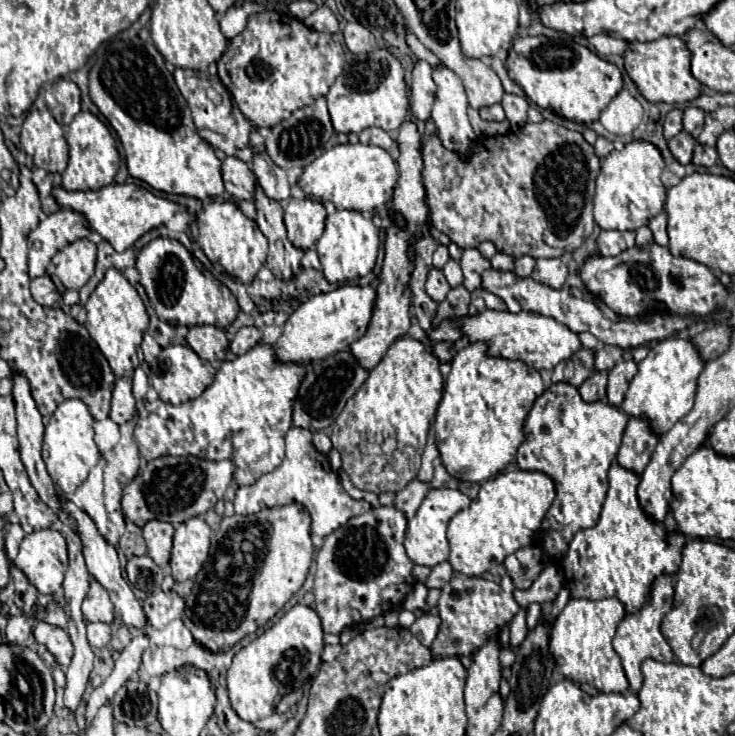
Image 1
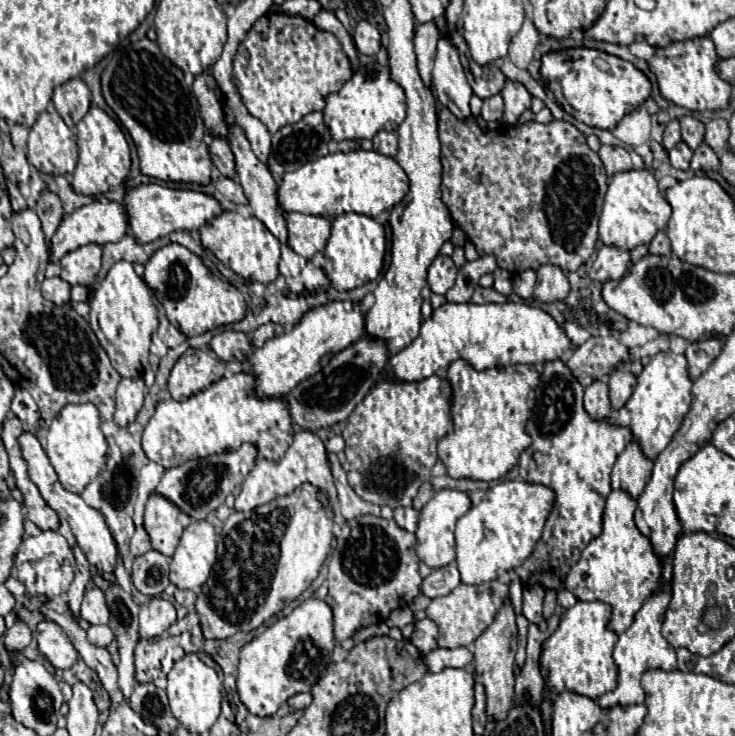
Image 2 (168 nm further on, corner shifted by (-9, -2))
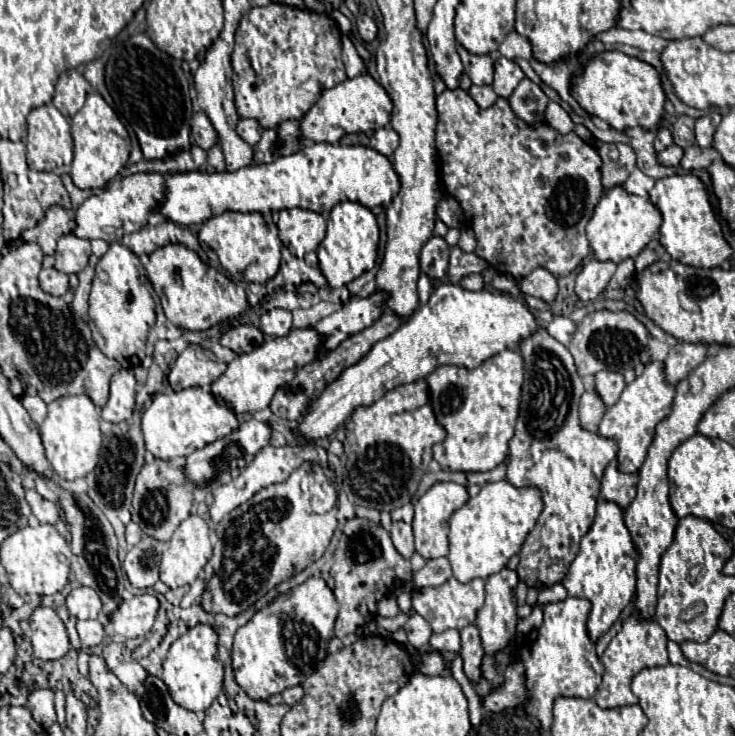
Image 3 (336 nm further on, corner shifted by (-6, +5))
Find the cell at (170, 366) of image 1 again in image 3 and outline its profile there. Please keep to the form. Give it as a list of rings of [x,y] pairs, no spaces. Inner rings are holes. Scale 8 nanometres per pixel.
[[[190,345],[176,358],[168,380],[170,386],[174,388],[174,392],[184,390],[184,388],[192,388],[192,386],[200,386],[200,388],[208,388],[224,370],[226,364],[220,360],[210,360],[208,354],[200,346]]]

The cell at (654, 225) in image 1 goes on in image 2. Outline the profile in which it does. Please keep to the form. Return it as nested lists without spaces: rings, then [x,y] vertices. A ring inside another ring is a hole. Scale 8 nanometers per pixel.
[[[659,231],[651,243],[649,243],[649,253],[653,255],[671,255],[671,241],[665,231]]]

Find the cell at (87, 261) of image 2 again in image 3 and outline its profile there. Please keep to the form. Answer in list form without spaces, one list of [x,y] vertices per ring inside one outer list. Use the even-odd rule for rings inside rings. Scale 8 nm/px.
[[[64,234],[58,240],[54,268],[64,274],[78,274],[90,258],[90,240],[82,240],[74,234]]]

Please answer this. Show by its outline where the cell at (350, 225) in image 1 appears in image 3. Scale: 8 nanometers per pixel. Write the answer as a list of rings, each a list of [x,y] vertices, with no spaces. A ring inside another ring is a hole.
[[[340,202],[332,208],[328,218],[326,238],[318,246],[316,254],[320,260],[320,270],[332,288],[340,288],[356,280],[362,272],[374,268],[378,248],[378,224],[374,214],[360,202]]]

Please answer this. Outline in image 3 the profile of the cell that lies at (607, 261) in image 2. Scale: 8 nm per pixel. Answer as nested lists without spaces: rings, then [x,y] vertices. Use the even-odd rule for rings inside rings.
[[[594,258],[584,262],[580,274],[576,276],[576,286],[574,286],[578,300],[582,302],[596,300],[604,292],[610,278],[614,276],[614,270],[616,270],[614,262],[598,262]]]

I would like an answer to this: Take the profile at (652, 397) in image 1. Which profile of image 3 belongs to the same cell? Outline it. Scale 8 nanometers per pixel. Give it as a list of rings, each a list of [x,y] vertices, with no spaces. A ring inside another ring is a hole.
[[[654,360],[652,364],[646,366],[642,376],[638,376],[632,384],[628,384],[624,388],[620,400],[606,410],[606,414],[598,426],[598,434],[602,438],[616,440],[616,444],[618,444],[618,470],[620,472],[632,474],[632,472],[640,470],[640,466],[646,458],[648,446],[652,442],[652,436],[654,436],[654,428],[670,412],[672,400],[674,400],[674,386],[670,386],[664,380],[662,362]]]

